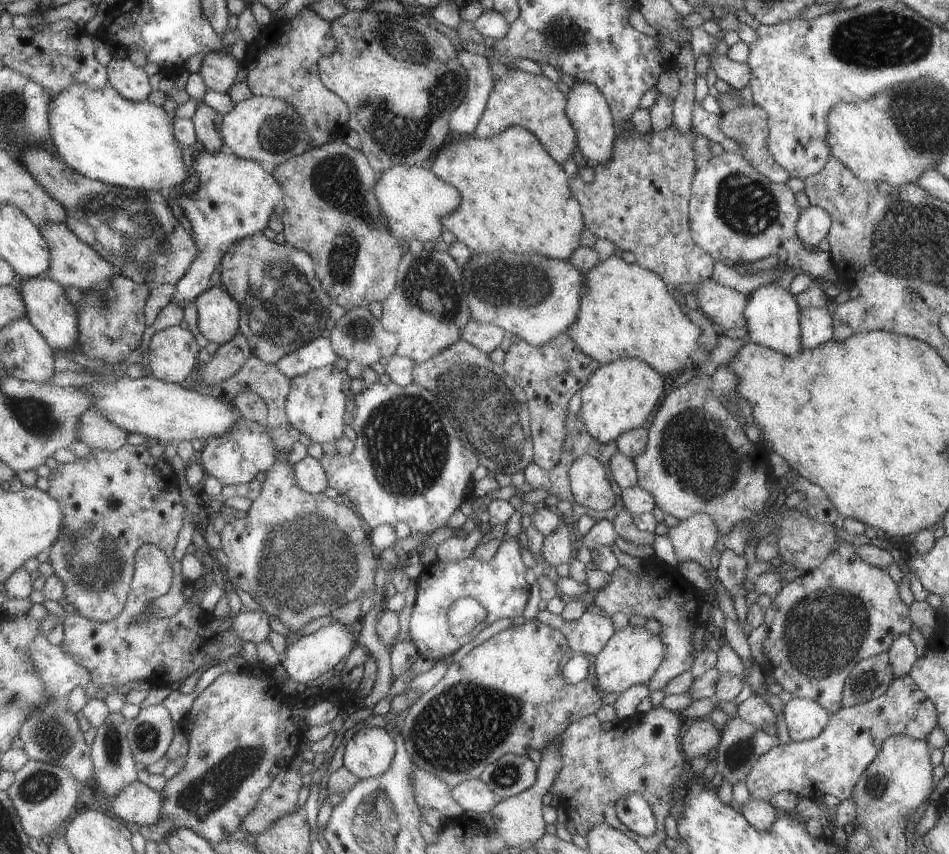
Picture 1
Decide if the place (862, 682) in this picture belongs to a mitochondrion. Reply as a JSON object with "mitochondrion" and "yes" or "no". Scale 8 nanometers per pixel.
{"mitochondrion":"yes"}

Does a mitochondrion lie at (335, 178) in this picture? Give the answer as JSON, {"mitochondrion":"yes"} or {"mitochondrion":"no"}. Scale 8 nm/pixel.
{"mitochondrion":"yes"}

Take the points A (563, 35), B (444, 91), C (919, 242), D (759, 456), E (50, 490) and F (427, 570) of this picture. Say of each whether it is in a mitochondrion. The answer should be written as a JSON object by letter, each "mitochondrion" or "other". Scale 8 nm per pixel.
{"A":"mitochondrion","B":"mitochondrion","C":"mitochondrion","D":"other","E":"other","F":"other"}

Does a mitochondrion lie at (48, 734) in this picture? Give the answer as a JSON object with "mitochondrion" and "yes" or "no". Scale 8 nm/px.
{"mitochondrion":"yes"}

